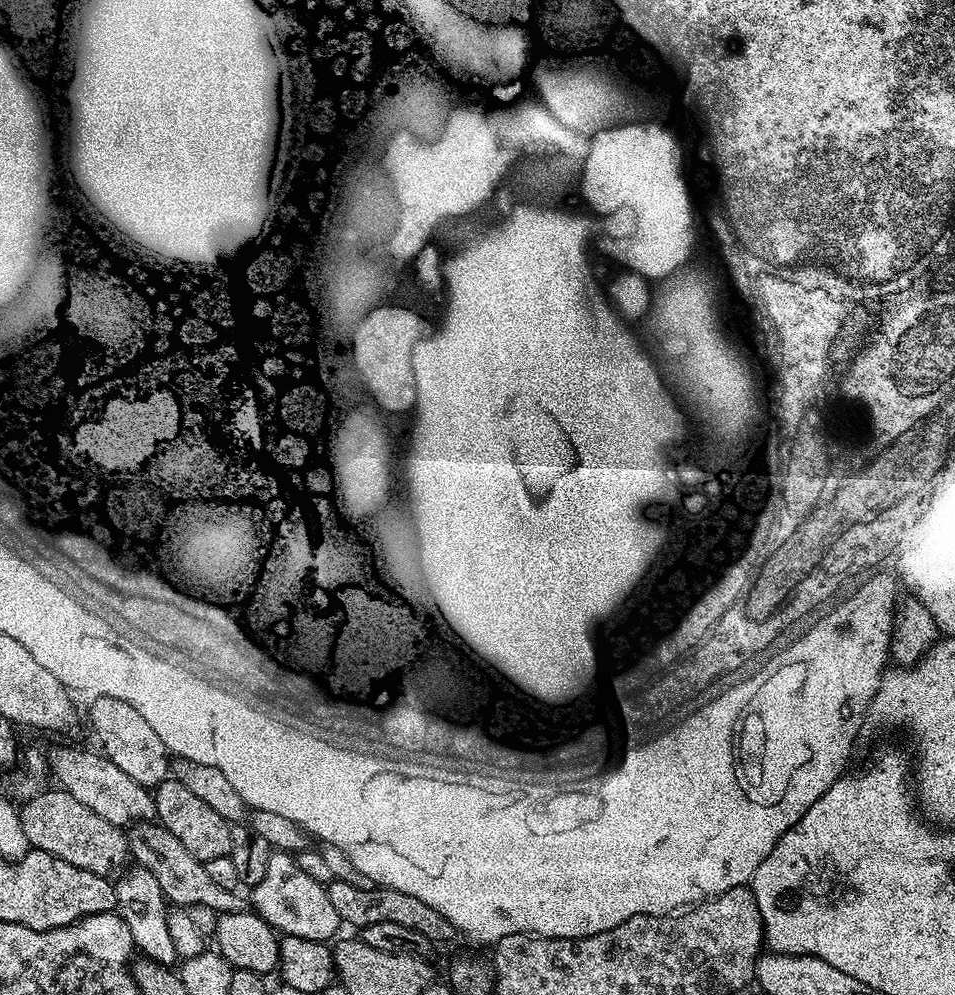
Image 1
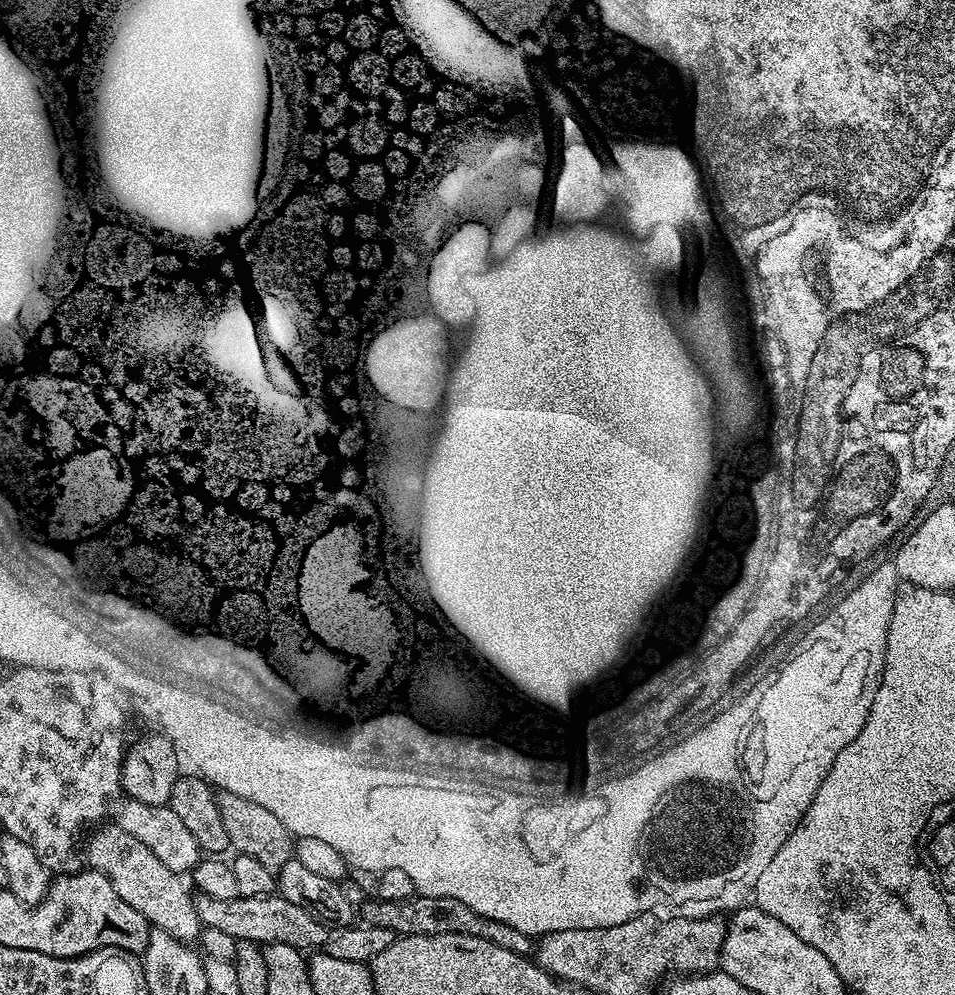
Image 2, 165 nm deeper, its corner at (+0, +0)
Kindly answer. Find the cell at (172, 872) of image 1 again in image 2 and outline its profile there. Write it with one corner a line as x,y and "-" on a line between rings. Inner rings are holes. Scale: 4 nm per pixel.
283,894
269,896
234,897
233,900
219,900
209,896
195,897
198,918
203,927
213,927
230,935
237,942
249,940
252,944
285,944
301,950
323,949
330,928
323,920
315,920
302,906
294,906

